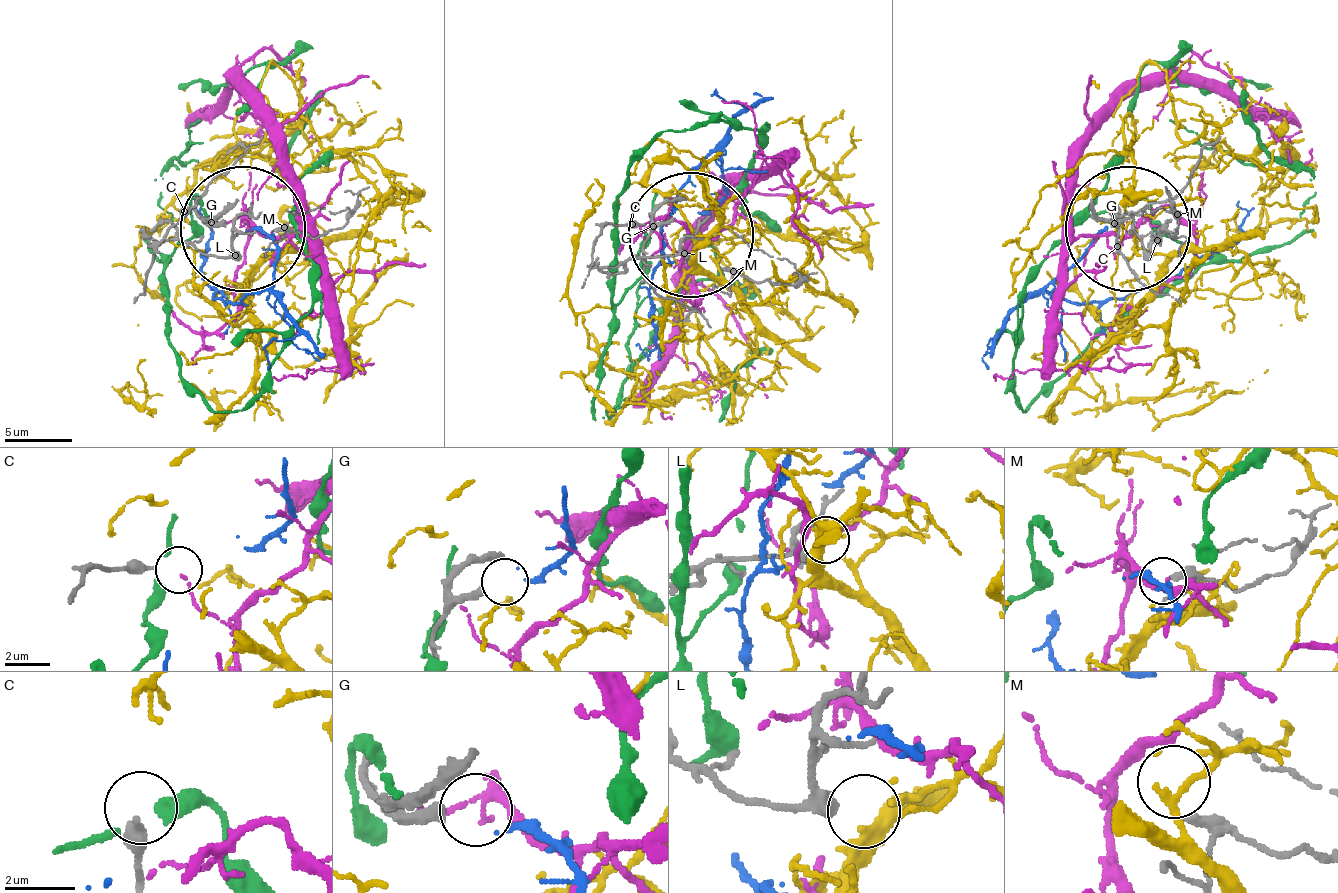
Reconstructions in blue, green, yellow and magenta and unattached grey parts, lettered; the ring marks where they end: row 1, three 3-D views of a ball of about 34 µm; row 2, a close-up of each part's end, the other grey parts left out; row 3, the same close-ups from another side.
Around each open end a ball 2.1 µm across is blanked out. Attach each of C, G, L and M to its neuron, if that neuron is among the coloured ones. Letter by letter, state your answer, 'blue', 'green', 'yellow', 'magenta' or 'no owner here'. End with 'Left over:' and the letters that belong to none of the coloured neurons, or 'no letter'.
C: no owner here
G: blue
L: yellow
M: magenta
Left over: C

